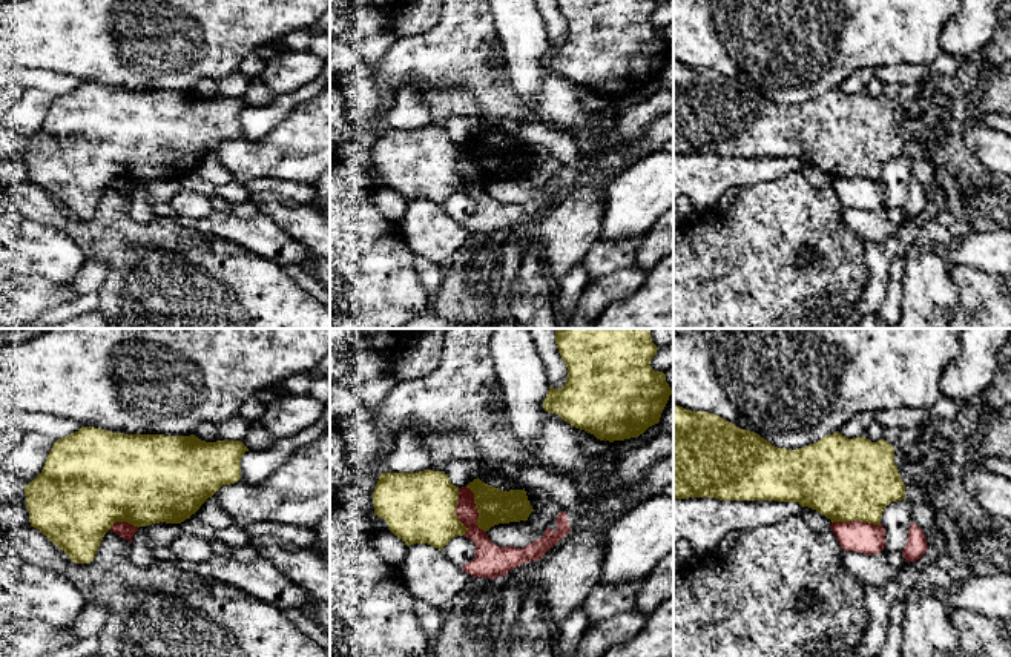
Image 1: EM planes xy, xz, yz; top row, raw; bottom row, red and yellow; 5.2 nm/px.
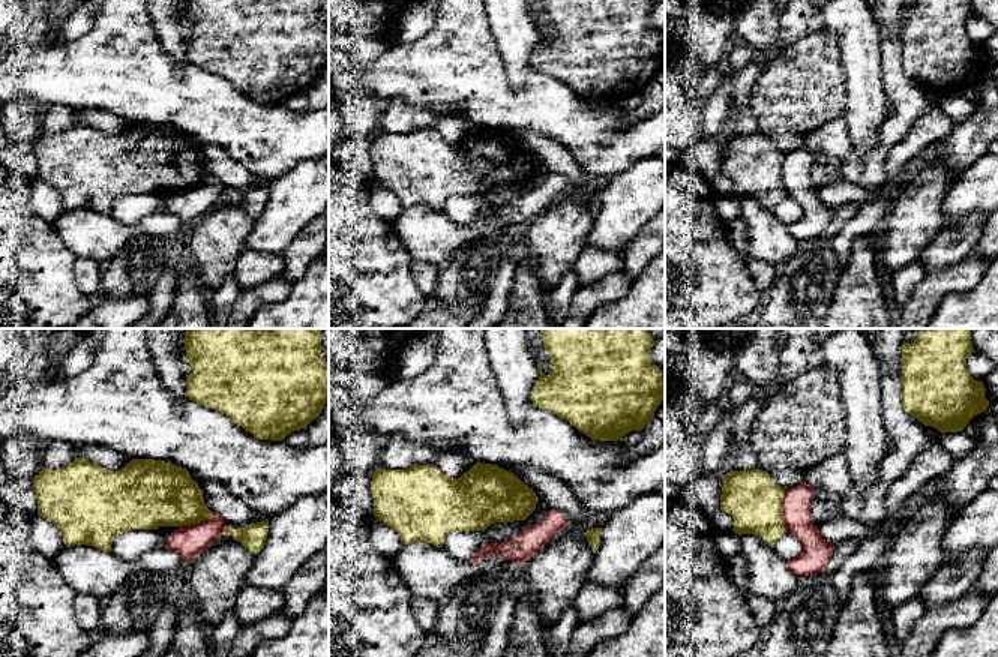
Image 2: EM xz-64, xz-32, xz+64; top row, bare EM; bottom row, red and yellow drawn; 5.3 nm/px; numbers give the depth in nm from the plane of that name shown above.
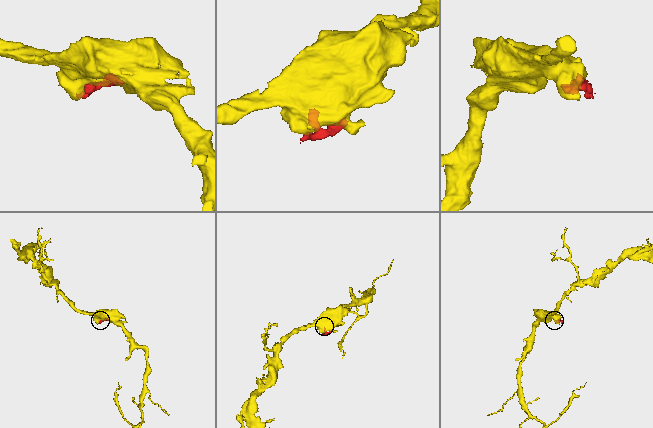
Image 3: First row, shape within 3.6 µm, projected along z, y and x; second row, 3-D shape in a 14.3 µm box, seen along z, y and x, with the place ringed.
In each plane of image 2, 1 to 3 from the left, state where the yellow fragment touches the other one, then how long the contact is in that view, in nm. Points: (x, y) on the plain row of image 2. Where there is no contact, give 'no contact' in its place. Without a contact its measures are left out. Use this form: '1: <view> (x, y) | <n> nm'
1: xz-64 (195, 188) | 190 nm
2: no contact
3: xz+64 (782, 173) | 240 nm

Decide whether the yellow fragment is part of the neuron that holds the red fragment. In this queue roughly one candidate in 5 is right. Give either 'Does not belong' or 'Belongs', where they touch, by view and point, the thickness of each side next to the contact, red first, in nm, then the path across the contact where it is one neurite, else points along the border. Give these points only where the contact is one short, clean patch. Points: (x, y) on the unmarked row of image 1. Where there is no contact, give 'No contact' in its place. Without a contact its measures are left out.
Does not belong. Touches red at xz (476, 166). Thickness 140 nm (red) against 190 nm

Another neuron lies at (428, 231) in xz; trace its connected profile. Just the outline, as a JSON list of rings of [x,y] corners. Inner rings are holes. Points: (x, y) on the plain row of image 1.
[[[428,200],[407,203],[407,212],[397,223],[413,256],[422,256],[445,266],[474,235],[453,220],[442,206]]]

